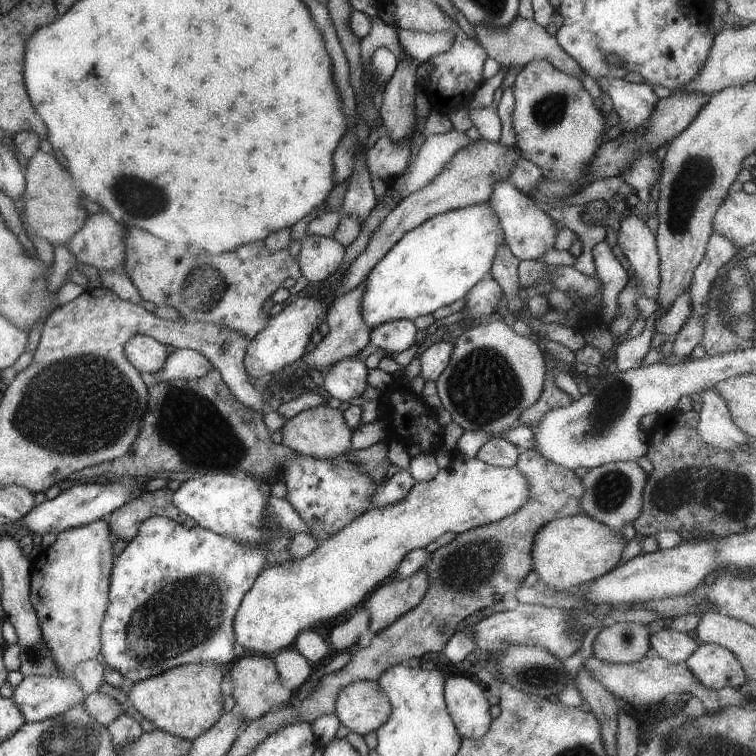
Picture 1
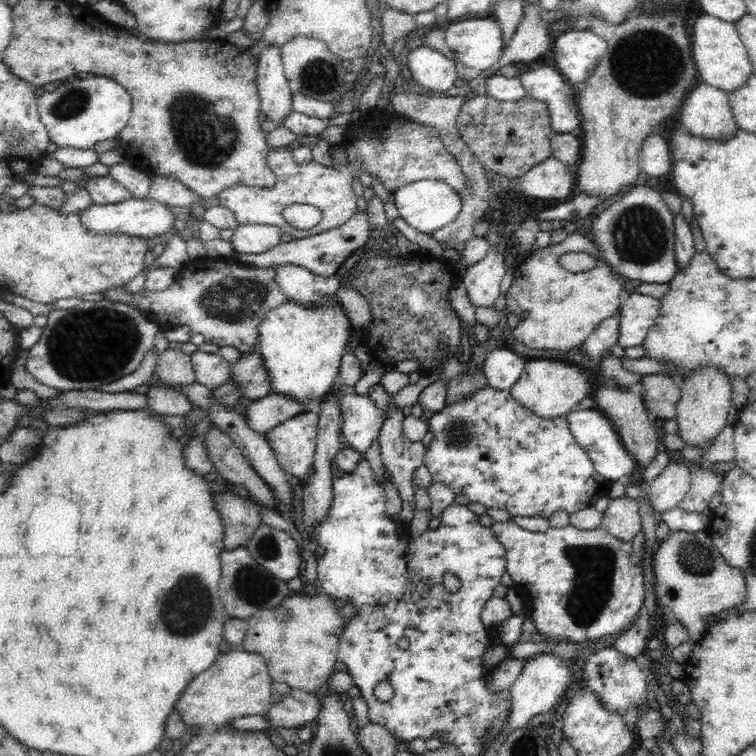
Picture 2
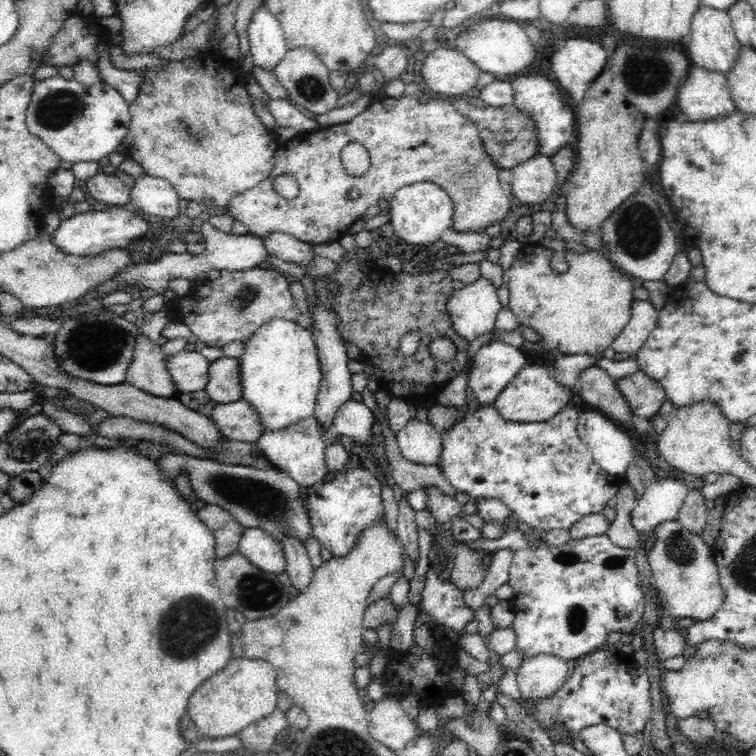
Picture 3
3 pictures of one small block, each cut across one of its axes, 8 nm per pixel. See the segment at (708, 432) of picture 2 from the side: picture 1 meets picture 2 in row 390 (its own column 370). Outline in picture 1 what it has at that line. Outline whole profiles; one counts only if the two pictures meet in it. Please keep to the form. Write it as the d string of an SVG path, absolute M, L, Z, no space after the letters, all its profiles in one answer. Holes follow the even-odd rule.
M355 681L340 690L334 715L350 732L367 734L379 728L390 713L390 704L377 681Z

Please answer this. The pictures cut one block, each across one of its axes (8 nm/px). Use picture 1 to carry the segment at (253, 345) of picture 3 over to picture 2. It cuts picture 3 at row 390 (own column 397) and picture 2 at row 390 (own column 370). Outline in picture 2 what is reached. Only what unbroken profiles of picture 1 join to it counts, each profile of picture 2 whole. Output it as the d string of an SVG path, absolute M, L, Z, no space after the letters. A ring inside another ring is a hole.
M288 300L269 310L258 324L257 338L270 393L290 397L300 405L324 397L337 382L350 324L339 300L325 307L303 307Z

